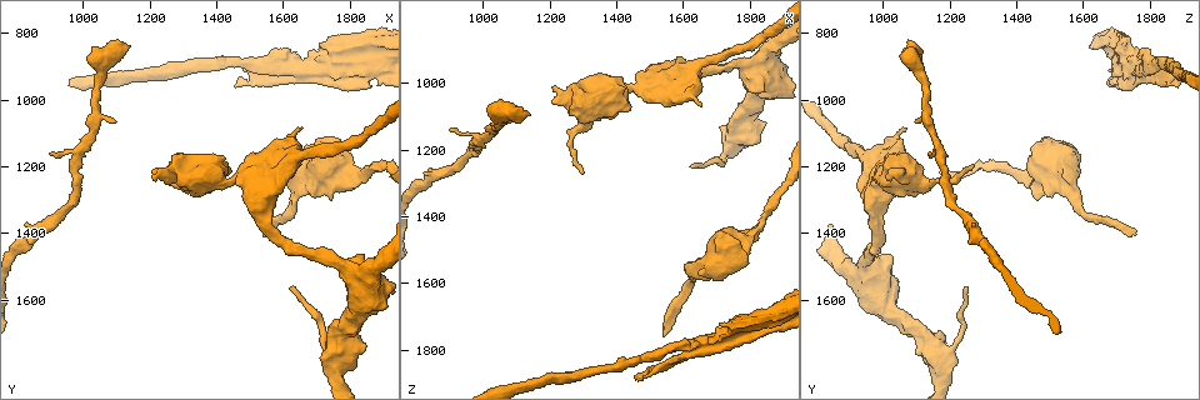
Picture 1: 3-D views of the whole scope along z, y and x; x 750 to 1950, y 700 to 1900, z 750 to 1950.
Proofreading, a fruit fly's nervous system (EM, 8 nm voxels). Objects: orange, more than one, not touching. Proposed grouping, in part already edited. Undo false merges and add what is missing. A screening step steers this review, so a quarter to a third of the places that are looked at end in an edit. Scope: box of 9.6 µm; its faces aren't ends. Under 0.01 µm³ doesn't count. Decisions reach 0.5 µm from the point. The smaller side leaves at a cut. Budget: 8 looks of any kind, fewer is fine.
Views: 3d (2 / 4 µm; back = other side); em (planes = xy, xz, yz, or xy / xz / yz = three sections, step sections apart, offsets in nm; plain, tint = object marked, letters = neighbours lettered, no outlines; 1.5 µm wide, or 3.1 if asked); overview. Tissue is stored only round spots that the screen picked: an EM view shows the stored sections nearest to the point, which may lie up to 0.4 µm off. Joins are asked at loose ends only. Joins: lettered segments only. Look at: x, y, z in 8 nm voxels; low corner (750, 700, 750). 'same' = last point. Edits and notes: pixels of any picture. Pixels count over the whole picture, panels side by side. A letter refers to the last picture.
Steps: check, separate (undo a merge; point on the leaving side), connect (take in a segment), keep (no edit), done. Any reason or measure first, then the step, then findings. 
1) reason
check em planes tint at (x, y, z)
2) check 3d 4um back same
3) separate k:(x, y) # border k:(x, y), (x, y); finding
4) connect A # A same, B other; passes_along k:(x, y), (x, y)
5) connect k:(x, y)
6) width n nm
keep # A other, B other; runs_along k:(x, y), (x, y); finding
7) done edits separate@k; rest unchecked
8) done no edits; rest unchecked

thick turns thin
check em xy step 8 tint at (1820, 900, 1720)

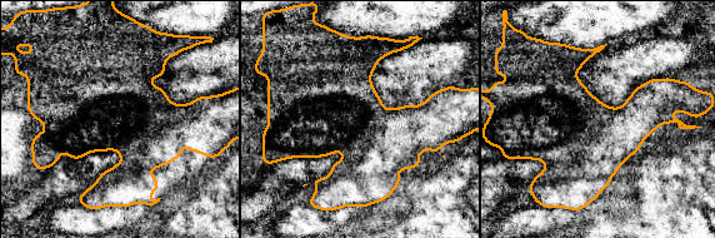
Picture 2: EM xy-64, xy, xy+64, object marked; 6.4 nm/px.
check em xy step 8 letters same

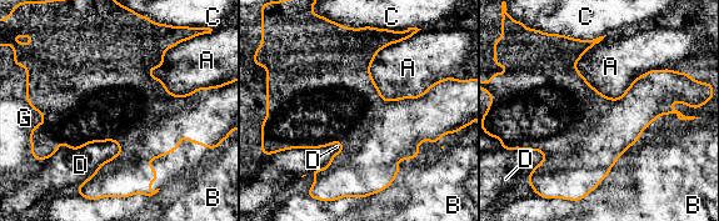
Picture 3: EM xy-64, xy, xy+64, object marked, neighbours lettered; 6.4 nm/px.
separate 3:(196, 121) # A other, B other, C other, D other, G other; border 3:(204, 96), (121, 150); two neurons meet here

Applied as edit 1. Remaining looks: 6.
see it whole again
check overview

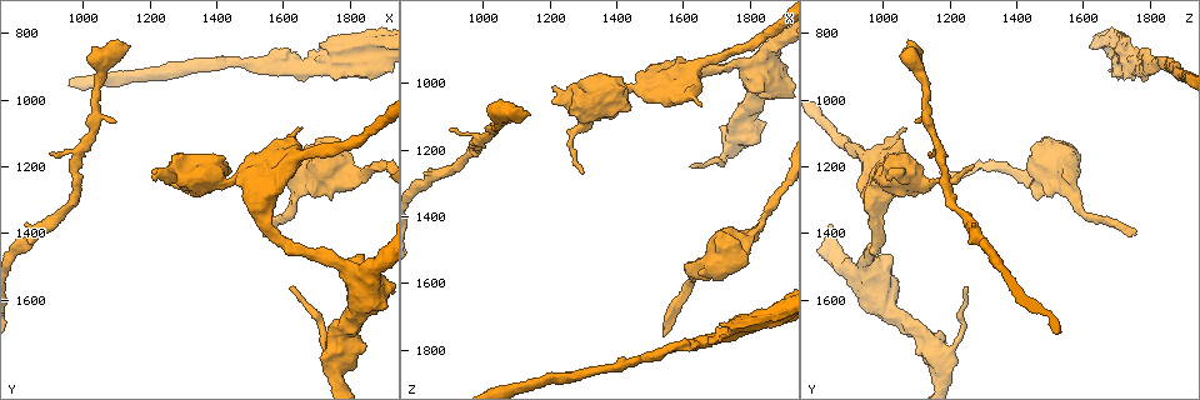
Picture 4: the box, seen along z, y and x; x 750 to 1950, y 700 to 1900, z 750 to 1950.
free end
check 3d 2um at (1140, 840, 1100)

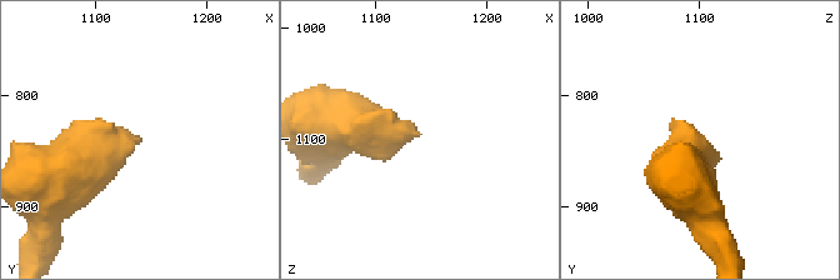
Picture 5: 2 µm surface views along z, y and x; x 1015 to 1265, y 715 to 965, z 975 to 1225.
shape alone is not enough
check em xy step 8 tint at (1136, 840, 1096)

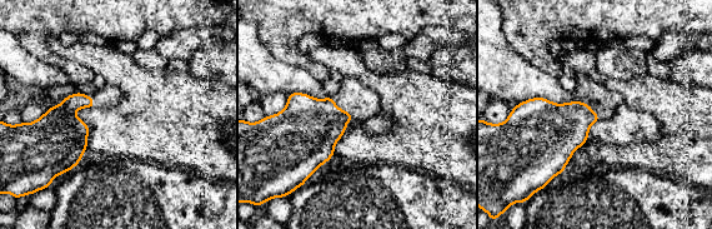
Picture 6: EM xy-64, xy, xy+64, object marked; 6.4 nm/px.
what lies round it
check em xy step 8 letters same

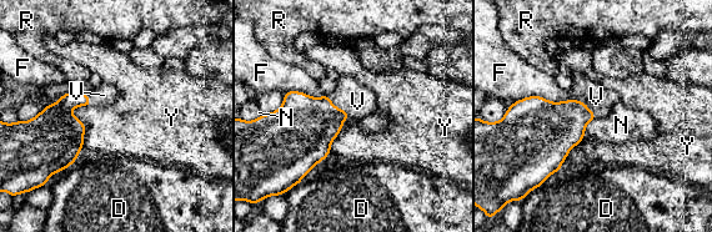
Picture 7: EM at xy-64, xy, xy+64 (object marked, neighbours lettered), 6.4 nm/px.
connect V # D other, F other, N other, R other, V same, Y other; passes_along 7:(304, 126), (337, 107), (357, 101); it goes on there

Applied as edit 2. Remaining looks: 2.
narrows sharply
check em xz step 4 tint at (1440, 1240, 1010)

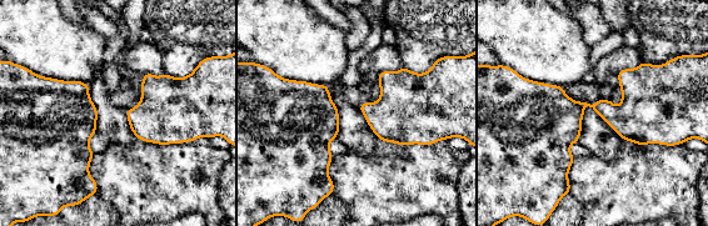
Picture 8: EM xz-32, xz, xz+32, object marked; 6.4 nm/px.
cut it another way
check em planes letters same

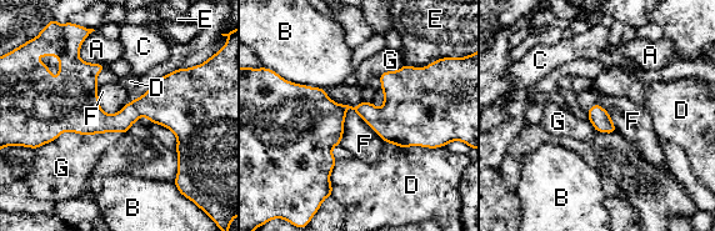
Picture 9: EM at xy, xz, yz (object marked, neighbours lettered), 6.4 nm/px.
width 130 nm
keep # A other, B other, C other, D other, E other, F other, G other; runs_along 9:(44, 108), (194, 120); one neuron here

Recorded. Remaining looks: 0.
done edits separate@3, connect@7; rest unchecked

